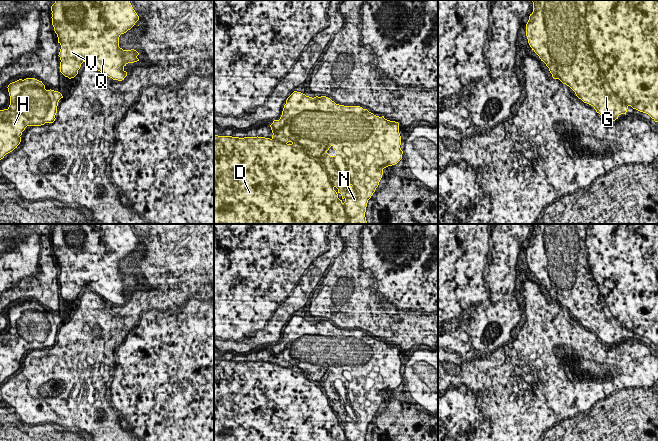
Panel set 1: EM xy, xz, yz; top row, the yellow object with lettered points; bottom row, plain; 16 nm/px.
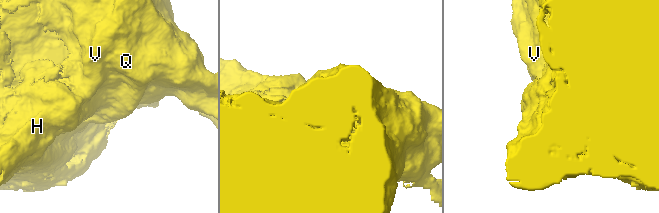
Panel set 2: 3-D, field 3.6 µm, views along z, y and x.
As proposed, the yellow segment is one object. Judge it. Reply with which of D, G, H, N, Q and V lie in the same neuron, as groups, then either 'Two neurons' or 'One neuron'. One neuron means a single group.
Groups: D G H N Q V. One neuron

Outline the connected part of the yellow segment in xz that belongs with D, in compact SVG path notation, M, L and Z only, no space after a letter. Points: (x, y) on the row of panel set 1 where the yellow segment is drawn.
M294 91L287 98L280 119L274 120L270 127L271 139L214 134L214 224L367 224L367 203L379 185L383 169L402 159L399 123L376 116L360 106L339 105L326 96L312 98Z

